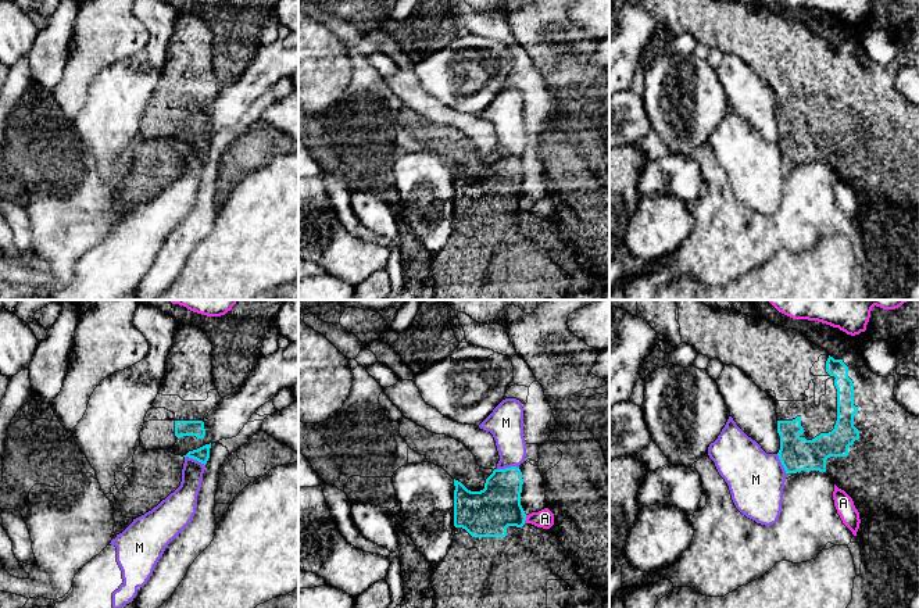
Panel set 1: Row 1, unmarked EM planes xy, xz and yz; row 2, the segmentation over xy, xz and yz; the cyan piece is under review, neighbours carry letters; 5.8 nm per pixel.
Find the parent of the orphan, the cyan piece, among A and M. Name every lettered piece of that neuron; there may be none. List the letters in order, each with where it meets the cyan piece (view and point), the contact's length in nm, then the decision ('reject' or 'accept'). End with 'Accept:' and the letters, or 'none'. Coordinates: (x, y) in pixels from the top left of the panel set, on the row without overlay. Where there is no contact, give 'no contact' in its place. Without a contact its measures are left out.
A: xz (525, 208) | 50 nm | reject
M: xz (507, 157) | 130 nm | reject
Accept: none

